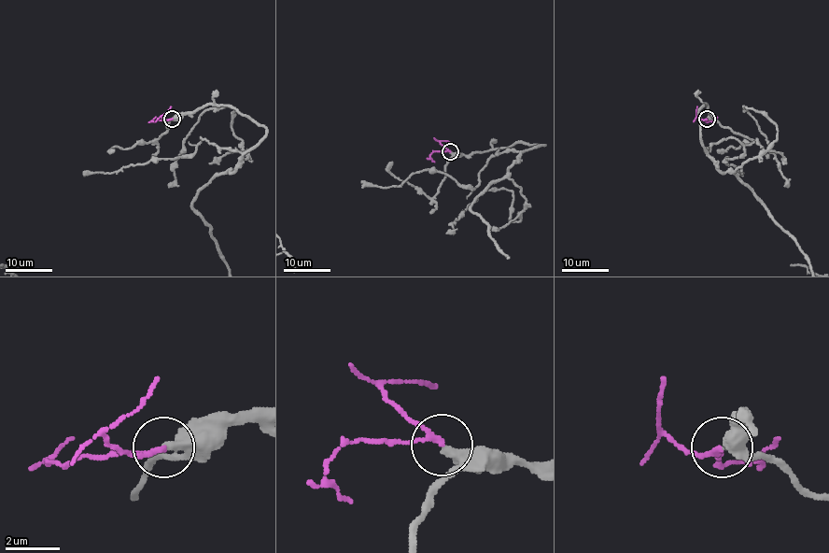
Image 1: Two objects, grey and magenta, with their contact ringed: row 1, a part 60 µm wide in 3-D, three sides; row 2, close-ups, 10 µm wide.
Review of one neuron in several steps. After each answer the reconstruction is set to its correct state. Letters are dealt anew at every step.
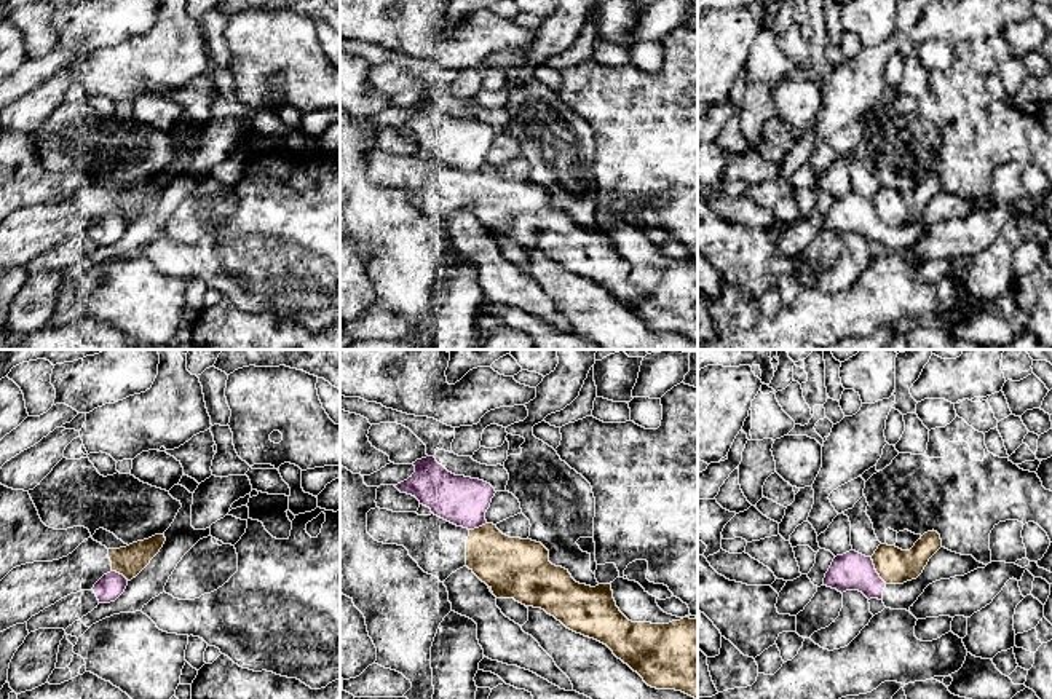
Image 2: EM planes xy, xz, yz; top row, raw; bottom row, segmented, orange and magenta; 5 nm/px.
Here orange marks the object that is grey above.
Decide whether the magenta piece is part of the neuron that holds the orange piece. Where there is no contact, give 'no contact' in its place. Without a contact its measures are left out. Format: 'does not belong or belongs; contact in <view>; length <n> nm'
does not belong; contact in yz; length 160 nm

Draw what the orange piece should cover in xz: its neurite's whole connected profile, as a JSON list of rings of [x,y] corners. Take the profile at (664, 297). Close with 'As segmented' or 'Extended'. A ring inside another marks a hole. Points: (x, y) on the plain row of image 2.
[[[375,150],[367,155],[367,176],[404,188],[441,225],[468,209],[496,241],[541,251],[567,271],[607,287],[648,329],[698,342],[698,262],[632,265],[616,249],[611,225],[579,227],[549,204],[541,185],[509,180],[493,166],[468,172],[434,156]]]. Extended

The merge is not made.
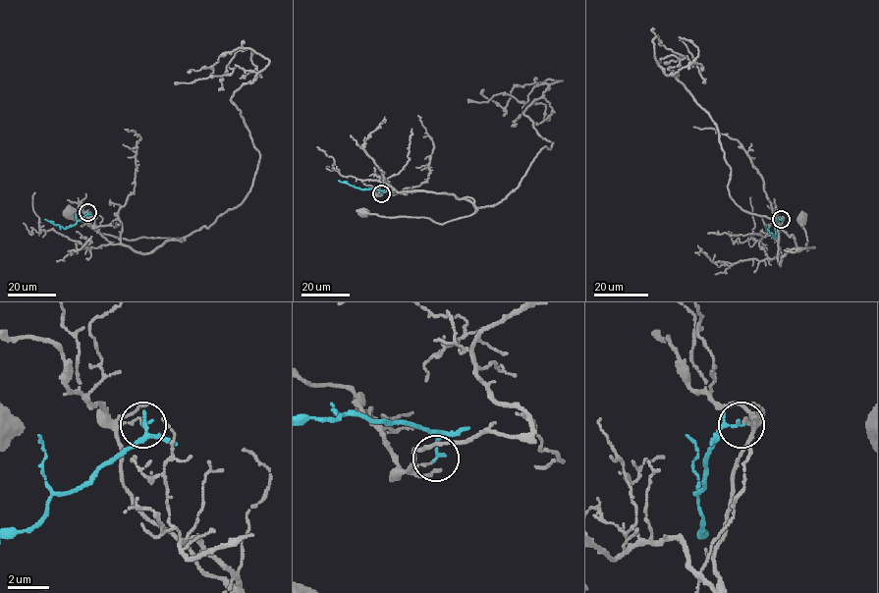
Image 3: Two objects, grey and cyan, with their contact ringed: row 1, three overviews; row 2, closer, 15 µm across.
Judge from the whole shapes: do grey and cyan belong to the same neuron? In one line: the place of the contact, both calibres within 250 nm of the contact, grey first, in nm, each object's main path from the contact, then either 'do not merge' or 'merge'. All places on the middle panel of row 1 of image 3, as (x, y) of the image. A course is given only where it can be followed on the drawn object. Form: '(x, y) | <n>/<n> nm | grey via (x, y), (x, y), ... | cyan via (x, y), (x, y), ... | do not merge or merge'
(381, 193) | 100/130 nm | grey via (381, 193), (386, 190), (452, 193), (467, 199), (477, 210), (442, 224), (427, 218), (362, 213) | cyan via (381, 193), (379, 189), (360, 189), (339, 181) | do not merge

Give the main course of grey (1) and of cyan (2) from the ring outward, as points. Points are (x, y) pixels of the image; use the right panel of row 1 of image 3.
1: (781, 219), (777, 237), (780, 265), (788, 249), (814, 247), (807, 248), (802, 220)
2: (781, 219), (777, 223), (774, 238), (766, 227)

